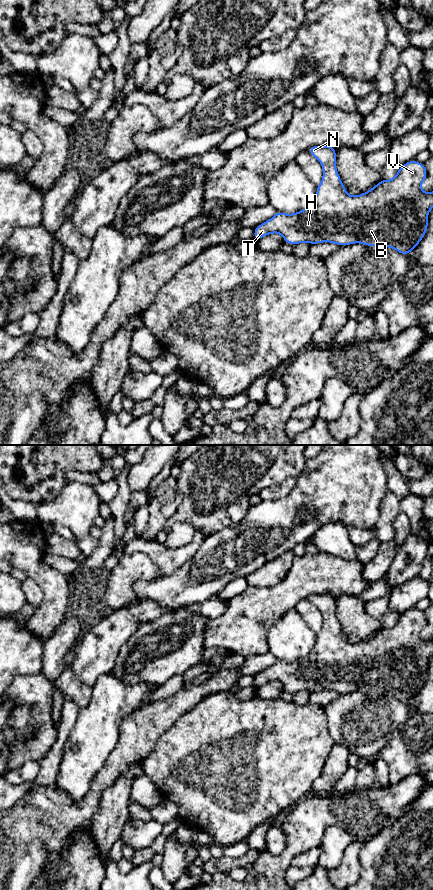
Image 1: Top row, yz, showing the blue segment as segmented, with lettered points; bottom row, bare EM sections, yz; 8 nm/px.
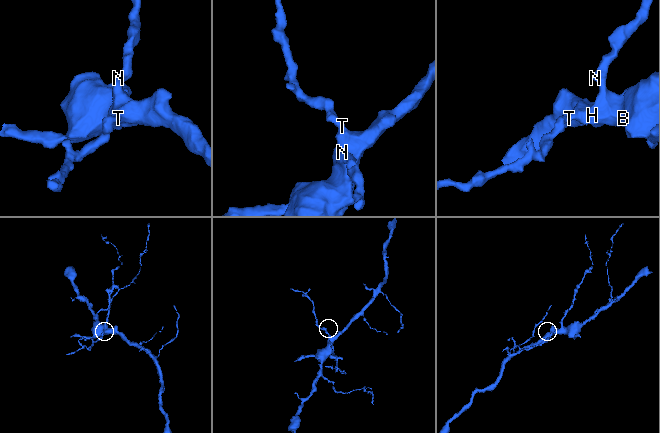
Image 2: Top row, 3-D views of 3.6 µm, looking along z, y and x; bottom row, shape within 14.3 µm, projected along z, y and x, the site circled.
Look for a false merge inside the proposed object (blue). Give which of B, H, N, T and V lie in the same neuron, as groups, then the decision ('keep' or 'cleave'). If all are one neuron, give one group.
B H N T V | keep

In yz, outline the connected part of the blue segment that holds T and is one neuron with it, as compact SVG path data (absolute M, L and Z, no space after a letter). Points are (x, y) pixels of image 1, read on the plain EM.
M330 593L311 594L308 600L321 611L323 617L322 629L317 633L315 646L306 657L297 661L276 660L270 668L254 677L253 683L256 688L260 688L268 682L279 681L283 684L284 689L292 694L299 693L301 690L309 692L329 690L340 694L360 691L367 694L392 696L402 703L407 703L416 696L427 680L428 661L433 656L433 639L425 641L421 637L421 633L427 625L424 612L411 608L400 614L392 628L383 627L369 639L351 644L346 640L336 617L336 597Z

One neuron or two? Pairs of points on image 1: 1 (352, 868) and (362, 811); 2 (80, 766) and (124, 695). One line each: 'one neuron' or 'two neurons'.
1: two neurons
2: one neuron

